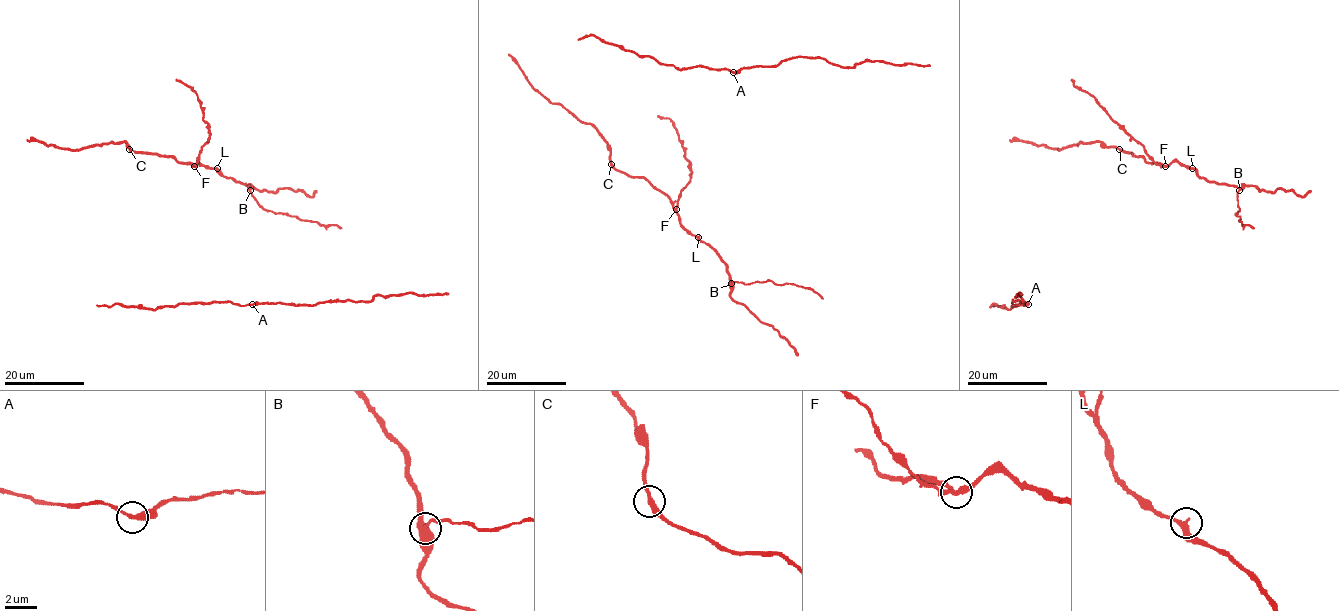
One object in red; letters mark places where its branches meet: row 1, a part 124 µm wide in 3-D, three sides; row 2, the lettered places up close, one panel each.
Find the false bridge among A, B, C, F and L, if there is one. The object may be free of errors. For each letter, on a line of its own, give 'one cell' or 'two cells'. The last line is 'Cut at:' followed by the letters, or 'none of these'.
A: one cell
B: one cell
C: one cell
F: two cells
L: one cell
Cut at: F

